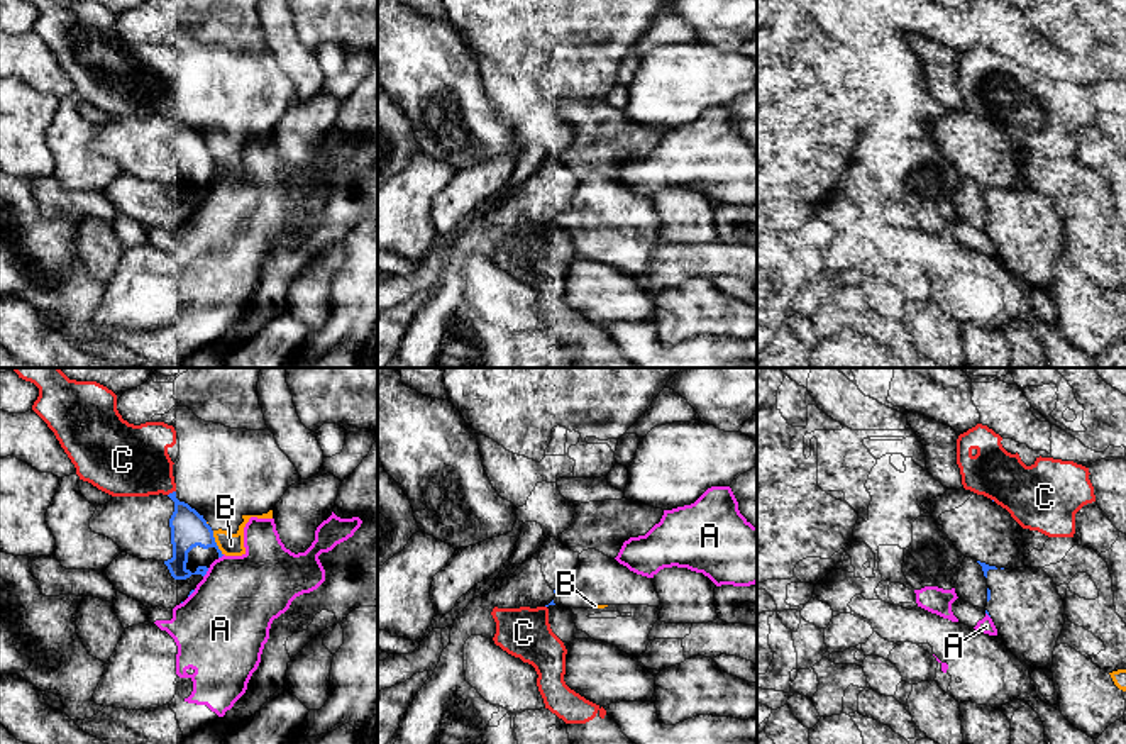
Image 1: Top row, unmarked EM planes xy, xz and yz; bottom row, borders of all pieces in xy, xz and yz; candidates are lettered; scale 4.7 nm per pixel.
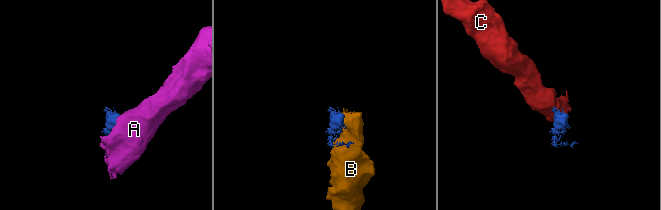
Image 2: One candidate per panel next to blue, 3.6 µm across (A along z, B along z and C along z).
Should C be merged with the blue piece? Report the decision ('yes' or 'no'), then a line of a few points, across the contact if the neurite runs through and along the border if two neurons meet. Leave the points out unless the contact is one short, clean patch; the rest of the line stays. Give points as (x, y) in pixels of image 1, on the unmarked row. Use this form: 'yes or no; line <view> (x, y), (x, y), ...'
yes

